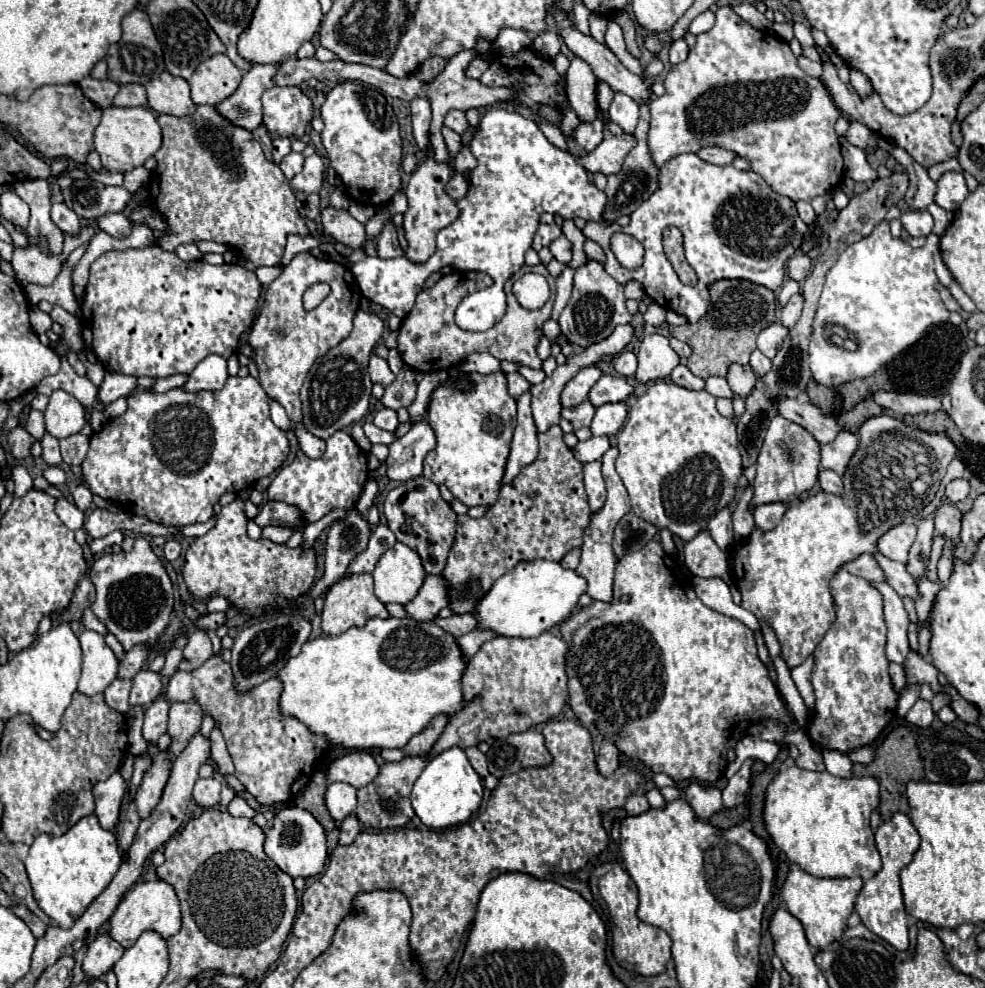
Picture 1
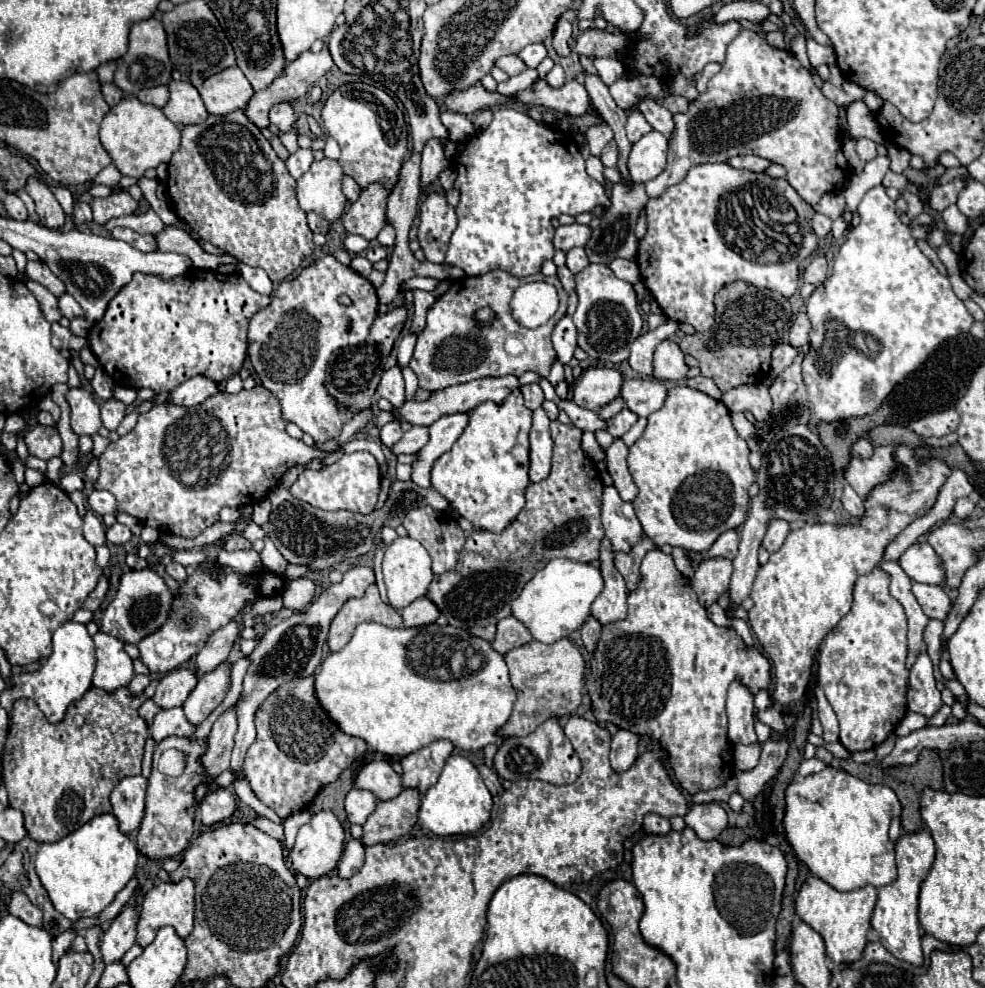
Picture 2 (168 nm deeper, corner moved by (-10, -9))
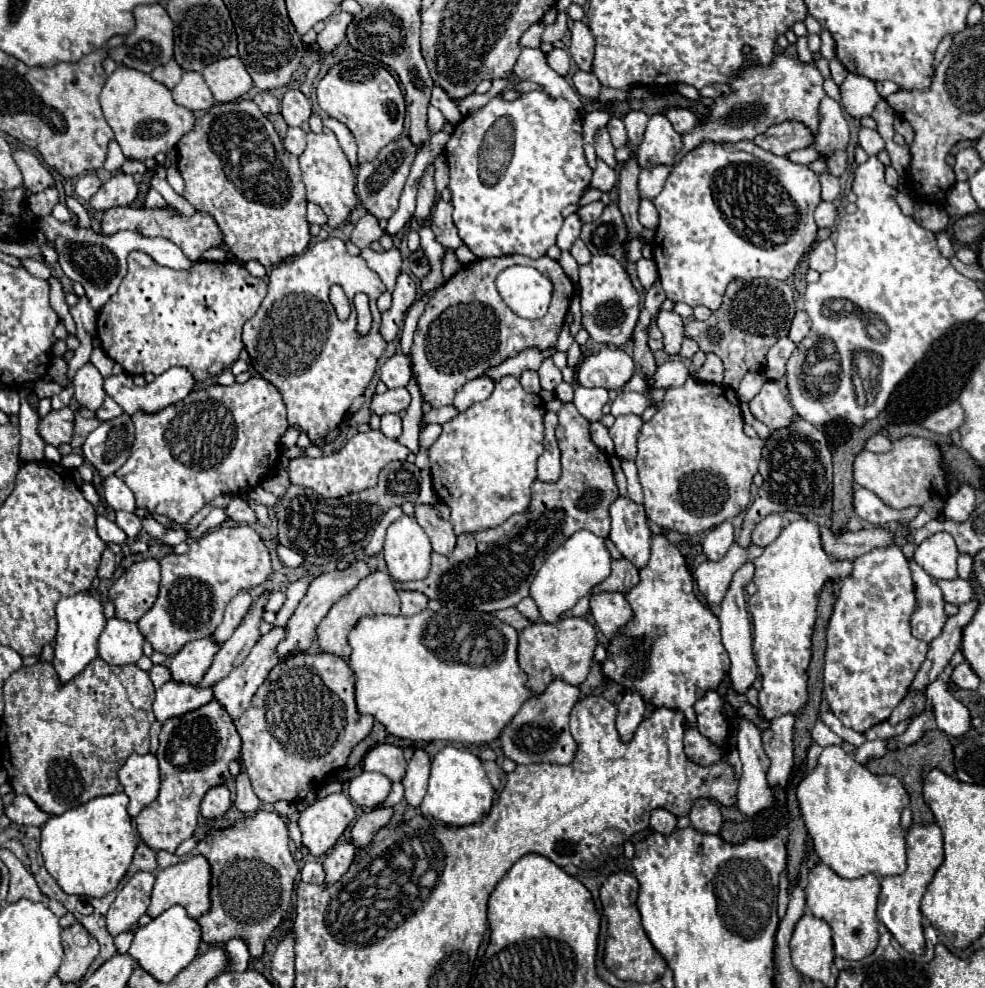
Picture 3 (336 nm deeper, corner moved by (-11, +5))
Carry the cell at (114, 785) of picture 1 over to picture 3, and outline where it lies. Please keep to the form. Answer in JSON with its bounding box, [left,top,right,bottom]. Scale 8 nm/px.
[119,754,159,816]

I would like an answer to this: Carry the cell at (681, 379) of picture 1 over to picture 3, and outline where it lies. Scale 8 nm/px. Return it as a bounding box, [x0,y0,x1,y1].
[695,354,723,384]

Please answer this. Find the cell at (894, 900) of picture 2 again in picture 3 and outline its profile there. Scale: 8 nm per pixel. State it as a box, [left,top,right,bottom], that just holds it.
[877,824,943,954]

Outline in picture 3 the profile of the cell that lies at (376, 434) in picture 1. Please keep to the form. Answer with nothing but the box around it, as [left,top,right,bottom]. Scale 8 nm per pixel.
[423,406,457,424]

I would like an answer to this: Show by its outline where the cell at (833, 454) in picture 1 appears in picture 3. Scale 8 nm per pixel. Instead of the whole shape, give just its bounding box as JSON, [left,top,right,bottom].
[855,436,947,528]

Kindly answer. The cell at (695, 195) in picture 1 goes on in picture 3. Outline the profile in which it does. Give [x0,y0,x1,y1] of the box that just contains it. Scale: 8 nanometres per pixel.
[651,142,819,310]

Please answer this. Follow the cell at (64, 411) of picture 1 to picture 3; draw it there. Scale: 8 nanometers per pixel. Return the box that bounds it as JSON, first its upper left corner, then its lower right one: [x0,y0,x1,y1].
[73,364,105,412]

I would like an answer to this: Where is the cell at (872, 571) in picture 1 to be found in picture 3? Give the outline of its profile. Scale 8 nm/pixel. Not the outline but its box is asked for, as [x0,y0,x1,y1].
[909,560,947,642]

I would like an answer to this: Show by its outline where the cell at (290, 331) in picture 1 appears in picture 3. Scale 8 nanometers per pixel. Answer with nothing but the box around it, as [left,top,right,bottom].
[243,238,387,446]

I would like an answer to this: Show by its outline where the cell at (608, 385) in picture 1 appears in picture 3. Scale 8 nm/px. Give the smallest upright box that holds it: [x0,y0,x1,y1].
[651,360,689,388]

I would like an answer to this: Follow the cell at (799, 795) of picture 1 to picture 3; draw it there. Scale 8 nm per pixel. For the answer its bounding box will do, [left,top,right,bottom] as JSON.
[797,746,909,878]

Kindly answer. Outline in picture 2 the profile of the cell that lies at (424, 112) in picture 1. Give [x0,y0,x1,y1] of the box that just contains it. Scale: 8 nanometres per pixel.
[420,138,448,194]

